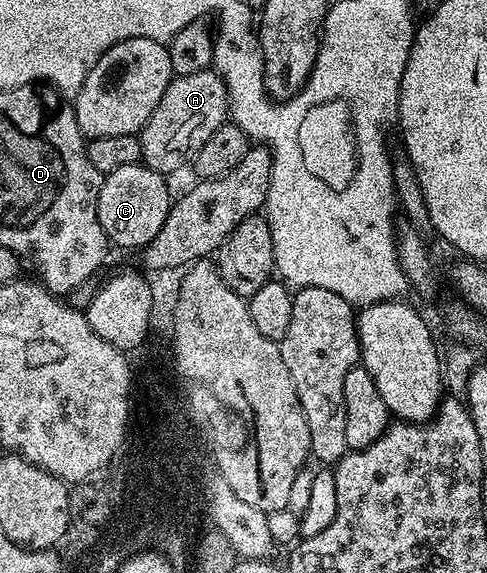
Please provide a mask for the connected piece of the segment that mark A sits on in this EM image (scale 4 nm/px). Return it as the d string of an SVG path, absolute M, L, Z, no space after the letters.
M214 69L198 71L193 75L173 76L162 99L158 101L154 114L150 115L138 134L143 164L165 175L189 164L210 135L227 122L229 113L228 92L224 80Z

